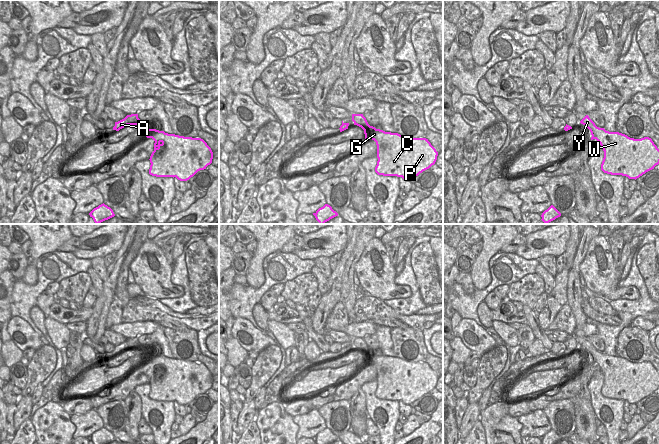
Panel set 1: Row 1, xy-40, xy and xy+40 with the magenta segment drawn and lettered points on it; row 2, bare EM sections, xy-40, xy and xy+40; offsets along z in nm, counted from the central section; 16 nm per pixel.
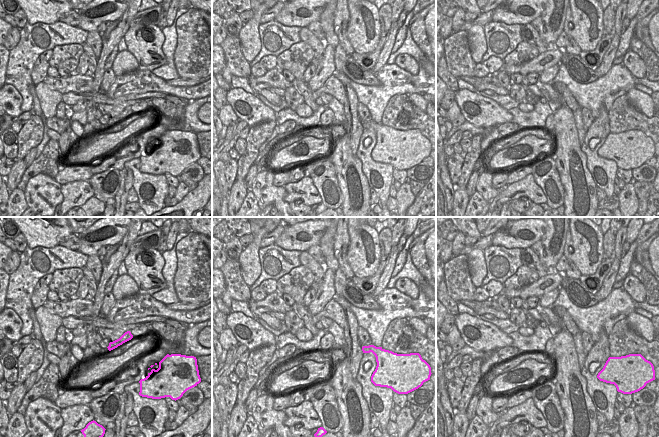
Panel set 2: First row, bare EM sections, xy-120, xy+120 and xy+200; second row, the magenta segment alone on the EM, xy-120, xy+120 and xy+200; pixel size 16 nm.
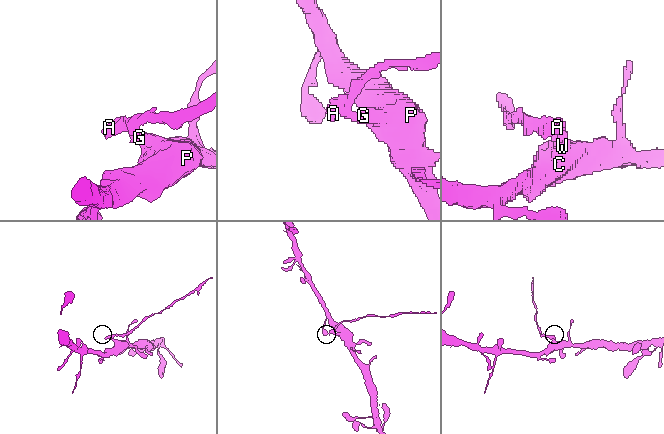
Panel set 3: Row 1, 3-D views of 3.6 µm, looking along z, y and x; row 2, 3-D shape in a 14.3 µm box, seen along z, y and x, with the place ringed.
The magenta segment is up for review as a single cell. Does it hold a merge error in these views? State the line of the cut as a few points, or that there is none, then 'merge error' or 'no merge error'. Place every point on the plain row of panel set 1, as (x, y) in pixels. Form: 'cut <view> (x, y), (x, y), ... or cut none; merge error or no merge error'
cut xy (373, 351), (364, 357); merge error

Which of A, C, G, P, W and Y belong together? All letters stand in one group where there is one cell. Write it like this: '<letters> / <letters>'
A Y / C G P W

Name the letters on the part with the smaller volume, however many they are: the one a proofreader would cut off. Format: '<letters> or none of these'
A, Y

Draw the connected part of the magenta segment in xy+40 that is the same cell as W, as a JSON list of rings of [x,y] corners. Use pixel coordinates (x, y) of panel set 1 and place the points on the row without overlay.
[[[599,351],[591,359],[591,364],[596,363],[603,372],[604,397],[636,404],[659,388],[659,373],[649,361],[634,363]]]

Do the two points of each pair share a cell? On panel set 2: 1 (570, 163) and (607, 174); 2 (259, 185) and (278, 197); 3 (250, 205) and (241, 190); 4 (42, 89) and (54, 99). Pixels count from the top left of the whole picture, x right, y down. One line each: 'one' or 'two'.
1: two
2: one
3: two
4: one

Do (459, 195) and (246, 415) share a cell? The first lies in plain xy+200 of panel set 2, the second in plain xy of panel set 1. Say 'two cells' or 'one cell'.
one cell

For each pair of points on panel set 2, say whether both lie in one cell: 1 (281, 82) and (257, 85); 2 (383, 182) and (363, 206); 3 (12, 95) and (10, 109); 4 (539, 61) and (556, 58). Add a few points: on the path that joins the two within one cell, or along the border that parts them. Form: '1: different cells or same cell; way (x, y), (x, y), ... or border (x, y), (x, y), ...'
1: same cell; way (275, 82), (263, 83)
2: different cells; border (361, 165), (361, 171), (370, 187)
3: same cell; way (12, 98), (12, 106)
4: same cell; way (543, 61), (552, 60)

